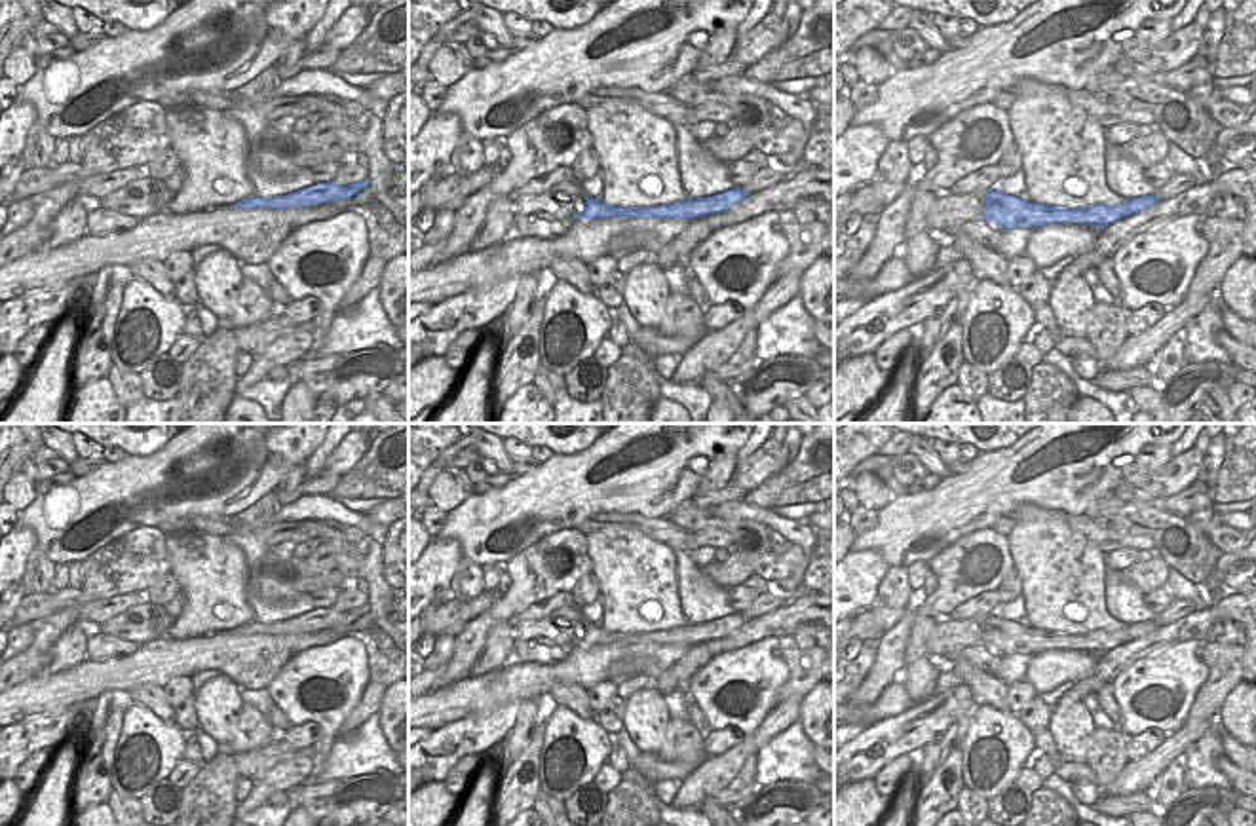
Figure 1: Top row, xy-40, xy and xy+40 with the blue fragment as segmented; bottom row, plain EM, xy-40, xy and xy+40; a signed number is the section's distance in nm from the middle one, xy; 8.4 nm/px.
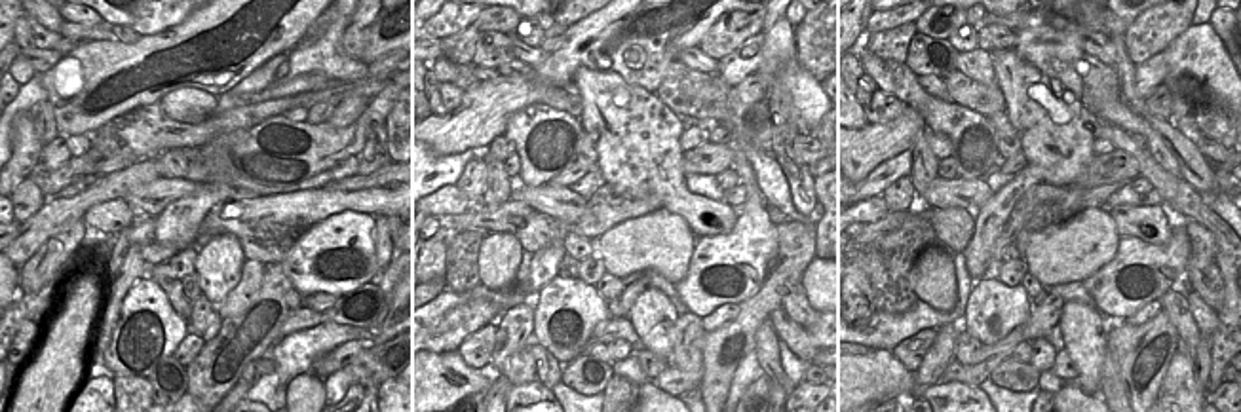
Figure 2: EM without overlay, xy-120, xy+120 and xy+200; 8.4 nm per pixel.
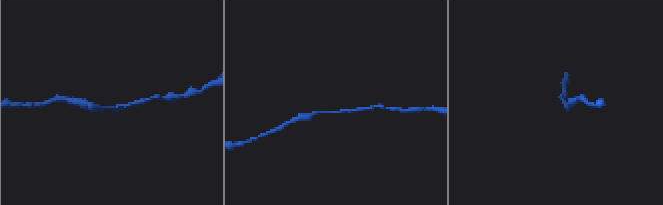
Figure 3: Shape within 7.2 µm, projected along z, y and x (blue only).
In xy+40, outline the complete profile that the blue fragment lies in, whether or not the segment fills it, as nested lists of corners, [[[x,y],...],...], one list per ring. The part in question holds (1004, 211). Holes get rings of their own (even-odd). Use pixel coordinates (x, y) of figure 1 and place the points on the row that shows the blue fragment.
[[[988,190],[984,194],[982,216],[979,220],[992,222],[998,232],[1013,228],[1037,230],[1049,224],[1079,224],[1102,228],[1142,213],[1157,201],[1157,196],[1142,196],[1127,199],[1119,205],[1098,203],[1087,209],[1066,209],[1047,207],[996,190]]]

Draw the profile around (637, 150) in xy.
[[[606,97],[587,112],[608,207],[659,207],[690,199],[680,184],[673,123],[640,104]]]

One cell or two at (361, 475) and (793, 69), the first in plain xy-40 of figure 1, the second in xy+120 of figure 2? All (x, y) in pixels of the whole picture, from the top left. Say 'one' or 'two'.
two

